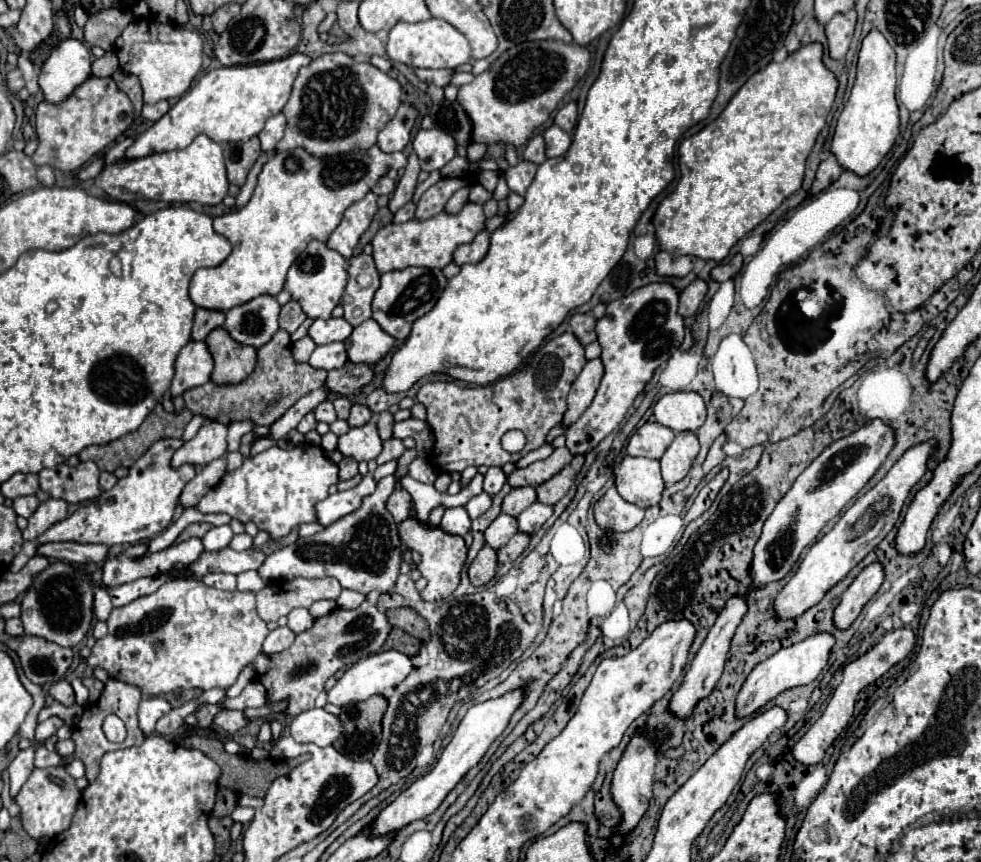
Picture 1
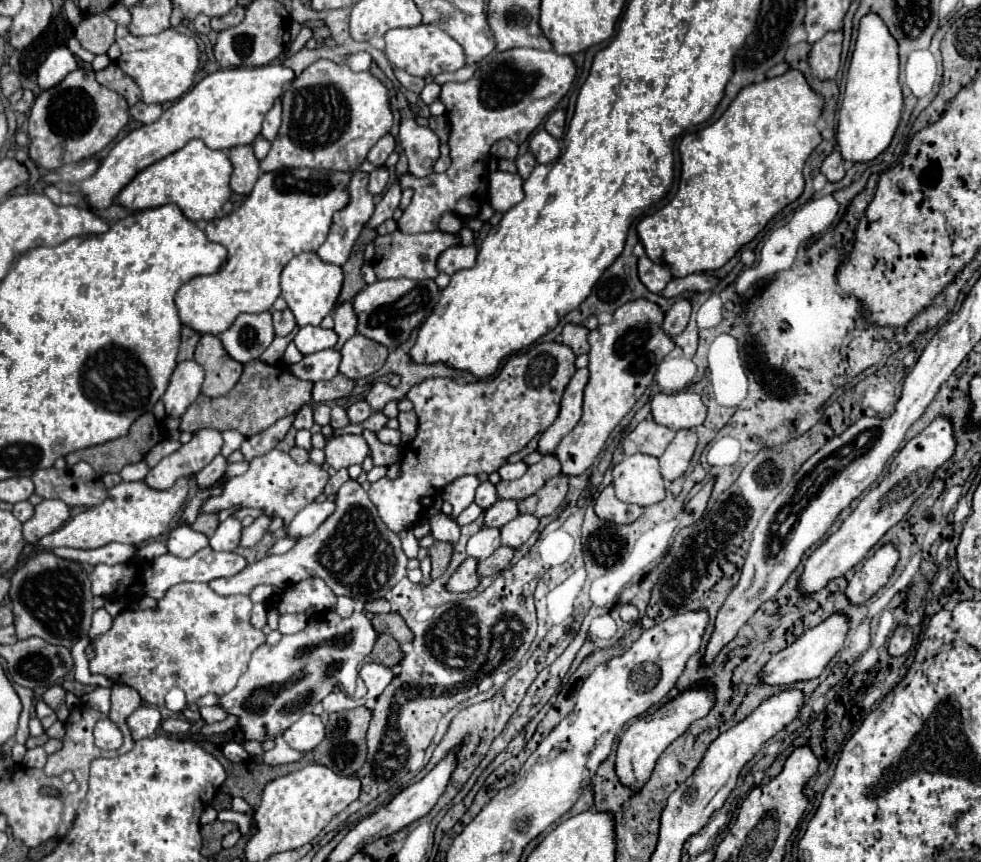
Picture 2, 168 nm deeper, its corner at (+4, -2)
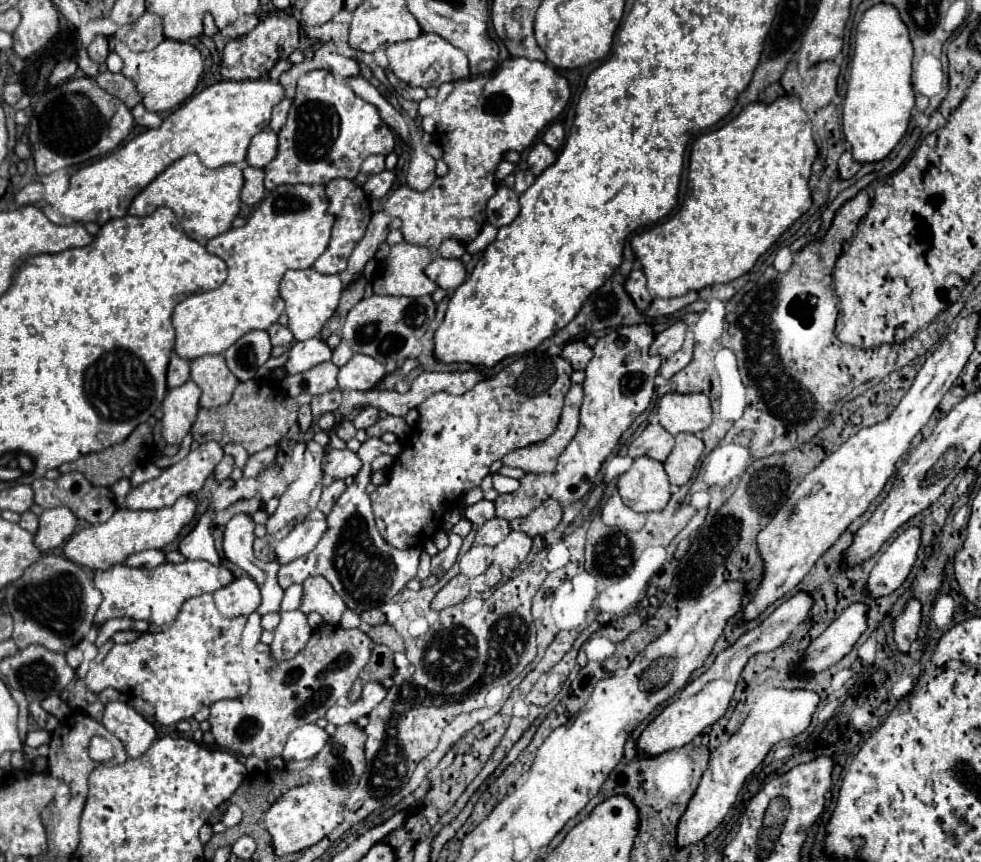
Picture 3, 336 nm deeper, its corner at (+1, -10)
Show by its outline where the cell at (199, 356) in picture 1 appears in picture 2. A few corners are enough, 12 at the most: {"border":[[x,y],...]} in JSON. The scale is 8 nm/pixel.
{"border":[[180,362],[162,396],[166,416],[180,418],[198,398],[202,366]]}

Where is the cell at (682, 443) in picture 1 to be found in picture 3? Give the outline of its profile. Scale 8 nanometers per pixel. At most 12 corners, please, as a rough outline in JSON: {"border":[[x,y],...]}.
{"border":[[677,434],[665,460],[673,486],[683,486],[703,454],[697,434]]}

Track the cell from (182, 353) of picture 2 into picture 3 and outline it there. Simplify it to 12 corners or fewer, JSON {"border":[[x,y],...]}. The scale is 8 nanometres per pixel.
{"border":[[171,352],[169,386],[179,386],[191,378],[191,360]]}

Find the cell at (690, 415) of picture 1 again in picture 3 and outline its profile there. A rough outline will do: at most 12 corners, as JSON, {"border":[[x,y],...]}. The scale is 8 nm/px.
{"border":[[665,394],[659,424],[673,436],[711,424],[705,394]]}

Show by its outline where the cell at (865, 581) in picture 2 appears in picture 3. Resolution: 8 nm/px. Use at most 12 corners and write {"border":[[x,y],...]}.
{"border":[[907,528],[865,582],[871,598],[895,592],[917,558],[919,530]]}

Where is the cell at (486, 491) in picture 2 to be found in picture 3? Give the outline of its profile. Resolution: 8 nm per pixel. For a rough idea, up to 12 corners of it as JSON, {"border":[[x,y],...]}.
{"border":[[491,500],[469,506],[465,510],[475,526],[485,524],[495,516],[495,502]]}

